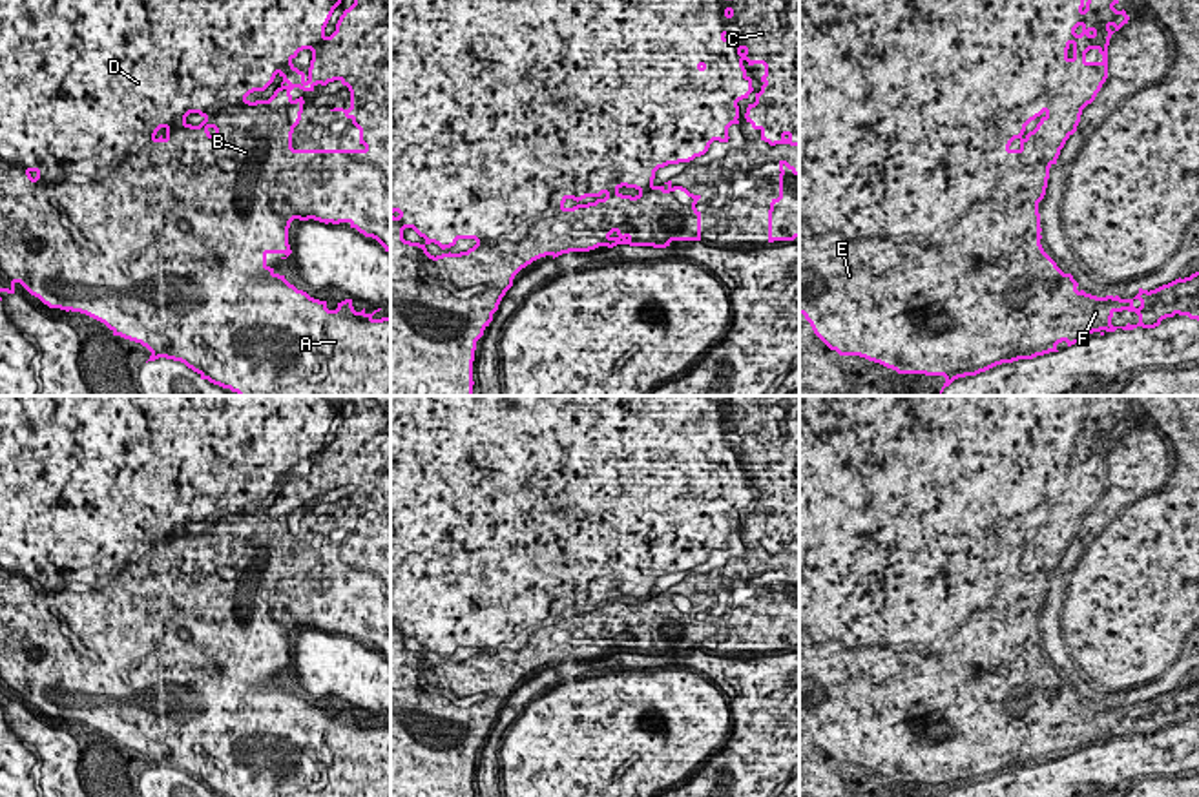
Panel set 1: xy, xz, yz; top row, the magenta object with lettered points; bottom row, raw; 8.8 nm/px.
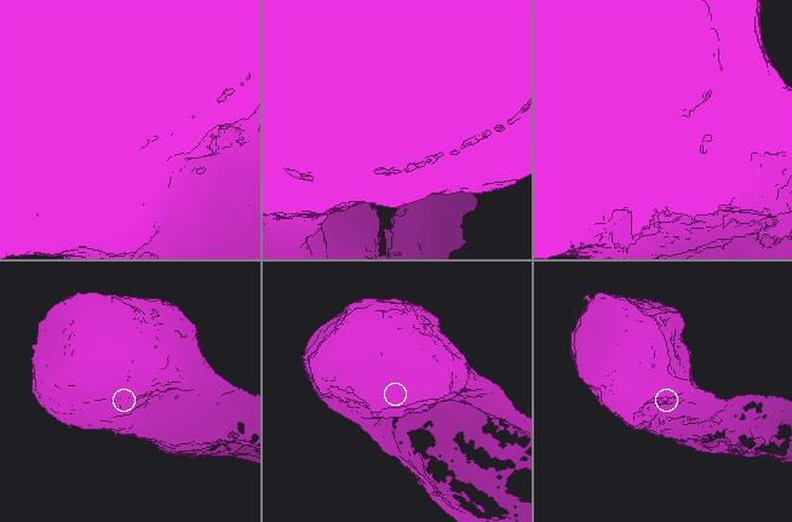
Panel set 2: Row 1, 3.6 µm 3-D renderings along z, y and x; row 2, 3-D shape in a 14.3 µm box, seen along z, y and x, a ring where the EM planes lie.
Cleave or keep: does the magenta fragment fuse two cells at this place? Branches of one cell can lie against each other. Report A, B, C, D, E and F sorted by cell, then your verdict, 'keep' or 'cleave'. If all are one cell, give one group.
A B C D E F | keep

